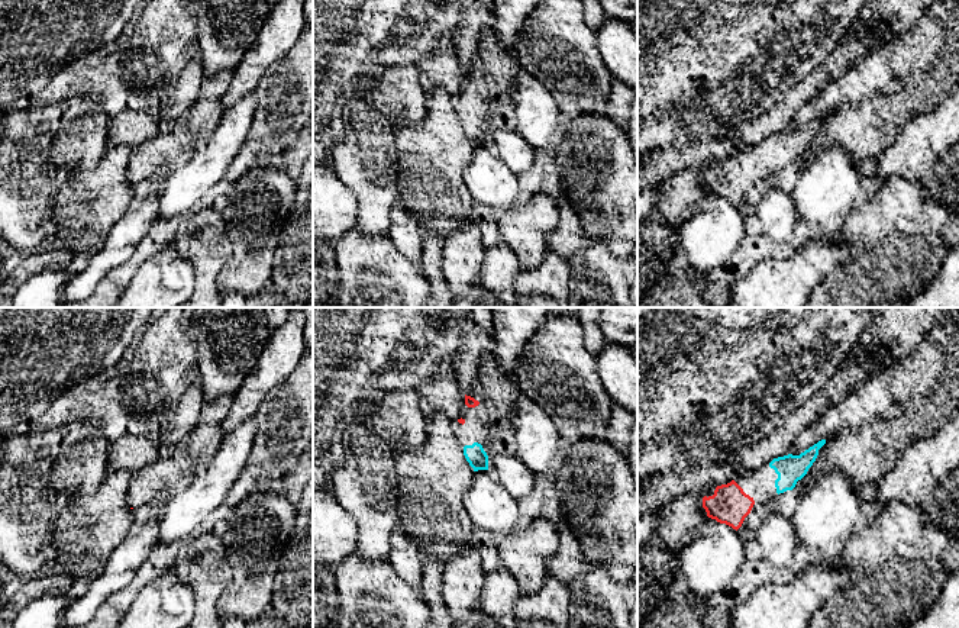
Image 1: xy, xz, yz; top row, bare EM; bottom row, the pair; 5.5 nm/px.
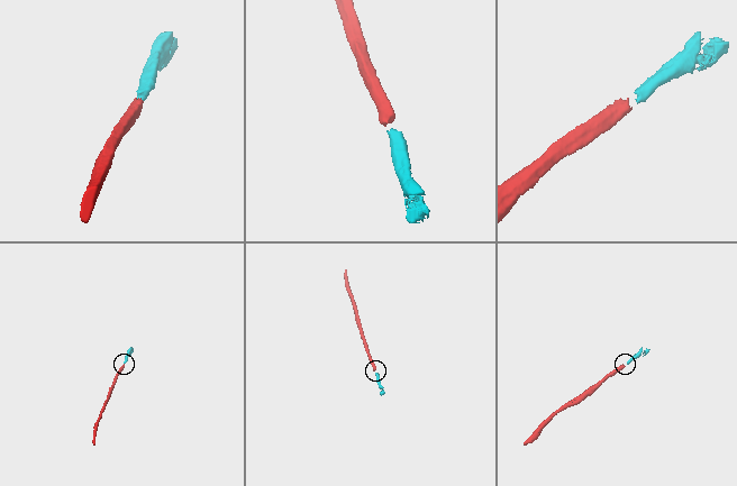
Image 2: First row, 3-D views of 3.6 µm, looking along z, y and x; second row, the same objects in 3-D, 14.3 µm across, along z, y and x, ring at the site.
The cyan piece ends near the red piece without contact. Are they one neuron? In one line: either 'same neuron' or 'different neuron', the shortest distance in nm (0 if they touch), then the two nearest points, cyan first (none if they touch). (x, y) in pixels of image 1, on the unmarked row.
same neuron; gap 120 nm; span xz (465, 121), (462, 99)

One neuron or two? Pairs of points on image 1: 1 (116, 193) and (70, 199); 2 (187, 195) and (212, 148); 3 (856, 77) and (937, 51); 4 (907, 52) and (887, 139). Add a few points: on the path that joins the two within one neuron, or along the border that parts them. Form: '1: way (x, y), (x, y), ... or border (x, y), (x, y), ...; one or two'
1: way (105, 195), (81, 195); one
2: way (190, 183), (210, 160); one
3: way (877, 77), (911, 74), (917, 68); one
4: way (907, 74), (887, 96), (887, 118); one

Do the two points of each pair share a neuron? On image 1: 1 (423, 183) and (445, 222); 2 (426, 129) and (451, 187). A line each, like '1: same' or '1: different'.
1: same
2: same

